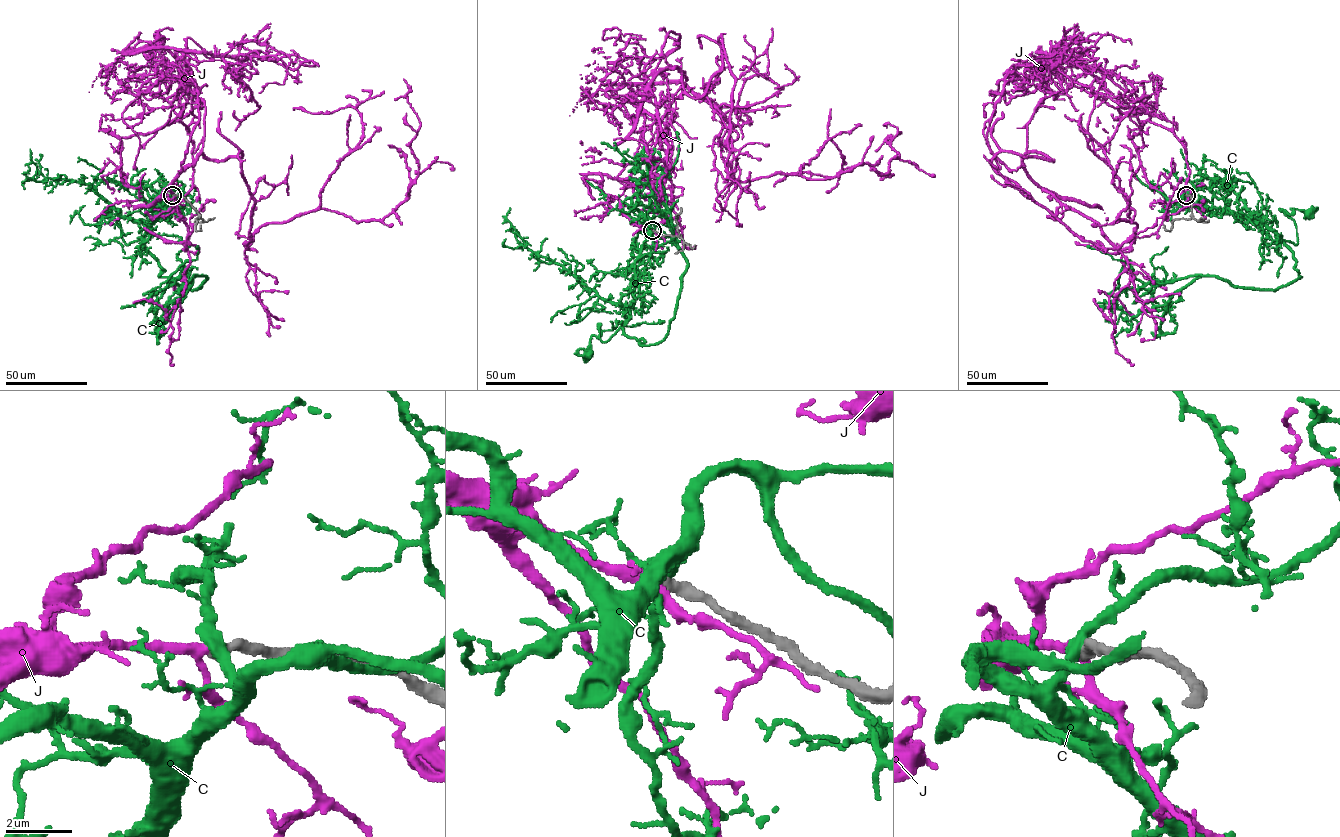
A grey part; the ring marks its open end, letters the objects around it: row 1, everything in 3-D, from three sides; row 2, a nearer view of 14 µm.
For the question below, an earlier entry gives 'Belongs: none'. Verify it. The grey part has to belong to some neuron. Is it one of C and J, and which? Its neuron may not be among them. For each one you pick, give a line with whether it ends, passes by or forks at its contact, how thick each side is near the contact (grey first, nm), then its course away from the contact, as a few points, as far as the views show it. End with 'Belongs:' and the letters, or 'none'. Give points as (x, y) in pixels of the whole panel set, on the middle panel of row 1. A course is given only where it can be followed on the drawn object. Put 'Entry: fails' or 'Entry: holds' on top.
Entry: fails
J: it passes by | 400/300 nm | via (653, 230), (601, 174), (661, 194), (622, 99), (670, 31), (694, 98), (721, 36), (734, 178), (884, 139)
Belongs: J

